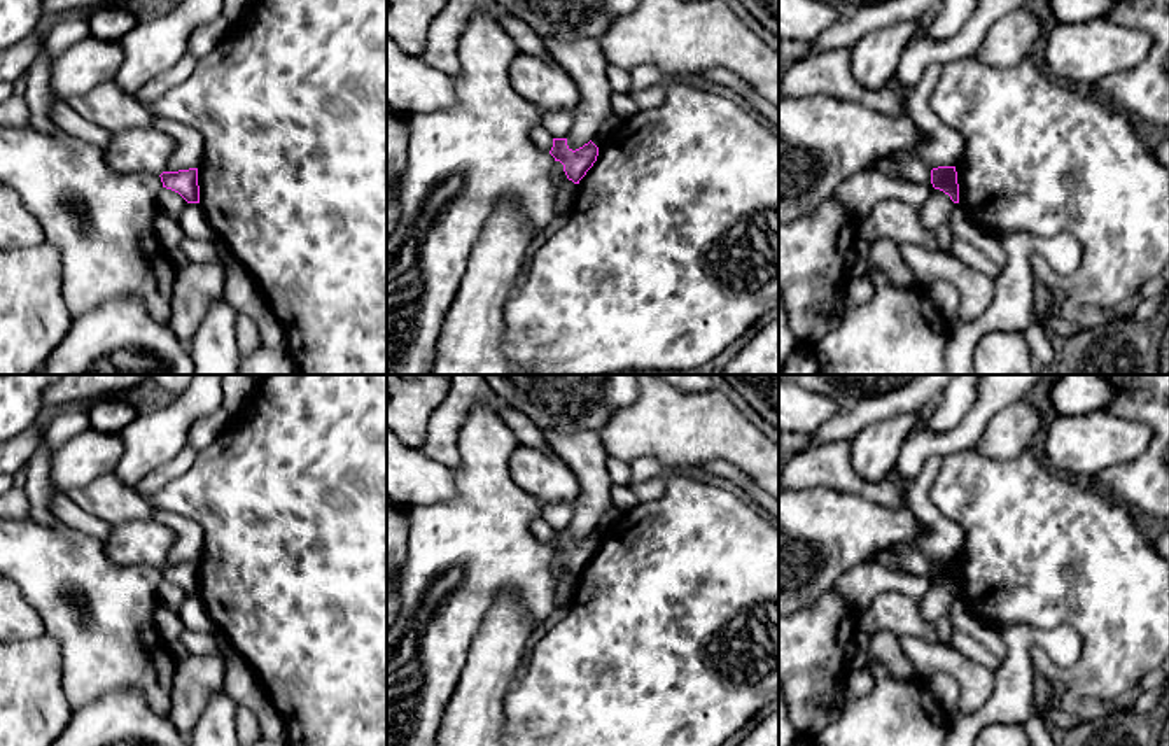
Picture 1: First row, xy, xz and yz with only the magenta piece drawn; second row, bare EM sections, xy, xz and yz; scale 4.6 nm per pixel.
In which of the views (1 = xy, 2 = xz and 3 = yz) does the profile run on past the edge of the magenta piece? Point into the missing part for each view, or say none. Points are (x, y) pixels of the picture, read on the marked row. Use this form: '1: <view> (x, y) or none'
1: none
2: none
3: none

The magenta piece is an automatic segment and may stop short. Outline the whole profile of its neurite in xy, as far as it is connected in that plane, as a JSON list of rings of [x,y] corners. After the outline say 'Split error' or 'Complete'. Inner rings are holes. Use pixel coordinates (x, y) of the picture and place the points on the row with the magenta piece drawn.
[[[198,168],[163,172],[163,187],[178,193],[187,203],[200,203]]]. Complete

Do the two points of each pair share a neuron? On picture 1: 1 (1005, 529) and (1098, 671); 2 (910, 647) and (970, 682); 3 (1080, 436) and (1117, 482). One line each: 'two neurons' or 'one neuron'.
1: one neuron
2: one neuron
3: two neurons

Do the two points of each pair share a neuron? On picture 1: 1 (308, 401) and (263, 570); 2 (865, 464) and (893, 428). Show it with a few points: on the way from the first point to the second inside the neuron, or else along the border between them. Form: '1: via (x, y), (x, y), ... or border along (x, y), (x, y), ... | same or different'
1: via (308, 443), (308, 524), (305, 527) | same
2: via (872, 456), (886, 436) | same

